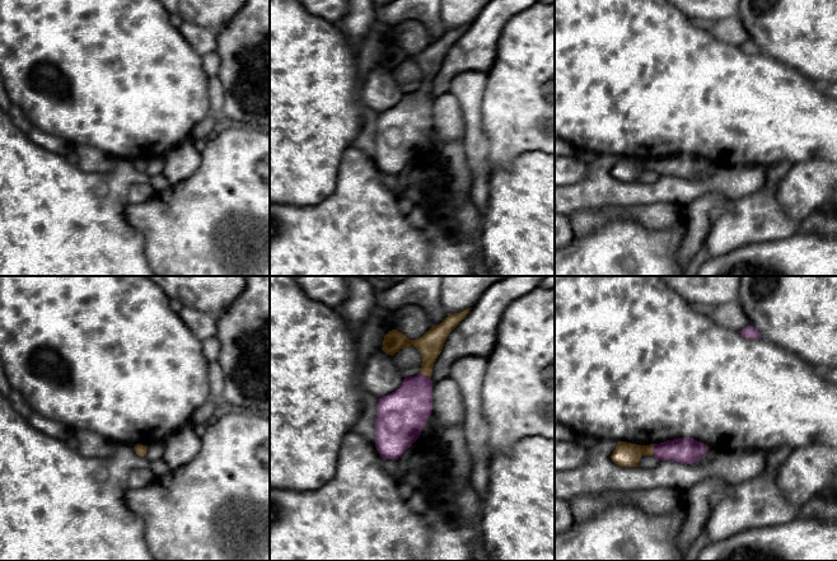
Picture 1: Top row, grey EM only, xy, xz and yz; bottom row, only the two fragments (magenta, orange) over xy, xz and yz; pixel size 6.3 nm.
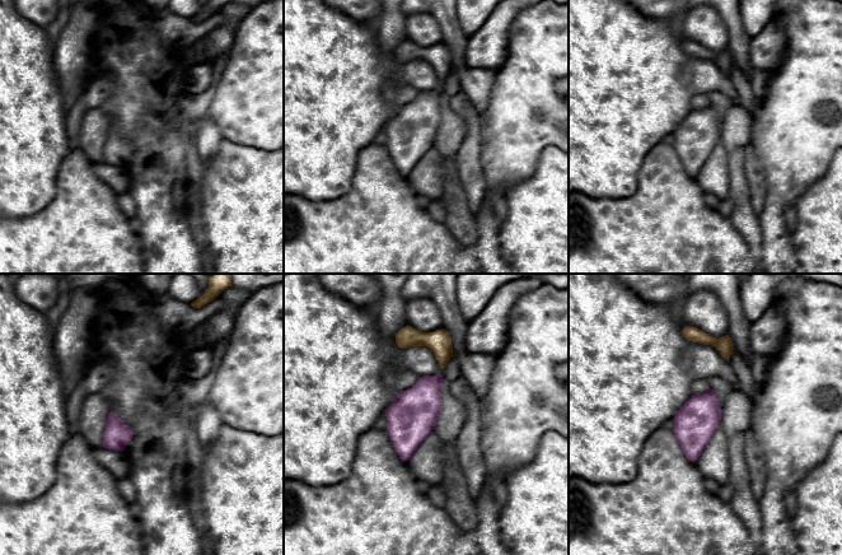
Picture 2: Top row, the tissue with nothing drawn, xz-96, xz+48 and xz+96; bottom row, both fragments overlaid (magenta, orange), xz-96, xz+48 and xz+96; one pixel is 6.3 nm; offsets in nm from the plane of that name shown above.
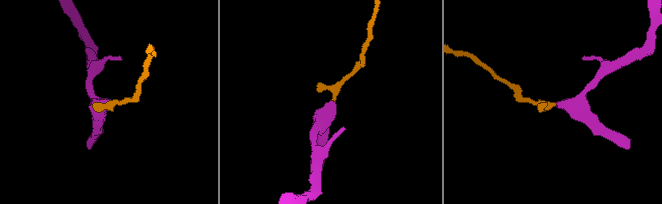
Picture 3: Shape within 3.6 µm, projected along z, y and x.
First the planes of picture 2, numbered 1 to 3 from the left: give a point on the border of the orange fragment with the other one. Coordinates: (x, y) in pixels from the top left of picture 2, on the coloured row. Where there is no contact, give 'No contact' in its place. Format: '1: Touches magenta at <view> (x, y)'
1: No contact
2: No contact
3: No contact

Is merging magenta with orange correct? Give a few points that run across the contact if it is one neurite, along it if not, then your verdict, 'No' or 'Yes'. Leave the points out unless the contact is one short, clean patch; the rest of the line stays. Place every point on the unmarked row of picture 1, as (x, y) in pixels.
Line: xz (406, 125), (411, 120), (425, 90), (430, 60). Yes

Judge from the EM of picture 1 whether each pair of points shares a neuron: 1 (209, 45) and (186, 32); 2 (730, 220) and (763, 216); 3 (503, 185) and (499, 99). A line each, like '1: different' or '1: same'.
1: same
2: same
3: different

